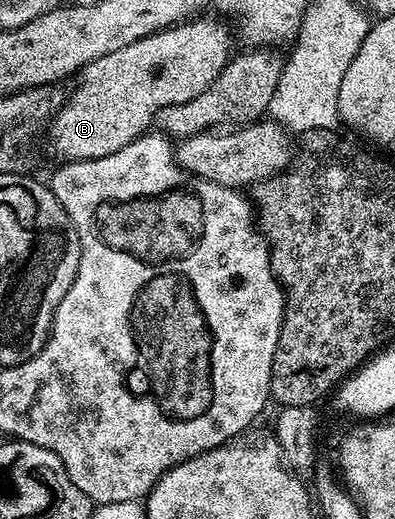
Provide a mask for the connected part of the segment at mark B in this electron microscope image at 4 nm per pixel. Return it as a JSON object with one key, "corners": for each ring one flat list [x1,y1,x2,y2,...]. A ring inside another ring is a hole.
{"corners":[[205,17,177,23,141,41,133,41,133,45,125,45,125,49,117,49,117,53,105,53,105,57,97,57,97,61,89,61,89,65,79,70,75,88,71,95,69,91,69,98,51,117,45,131,46,138,51,138,51,151,59,161,66,164,109,157,109,153,125,149,125,145,144,134,156,122,159,111,201,97,201,93,213,85,232,58,231,31,219,19,201,18]]}

